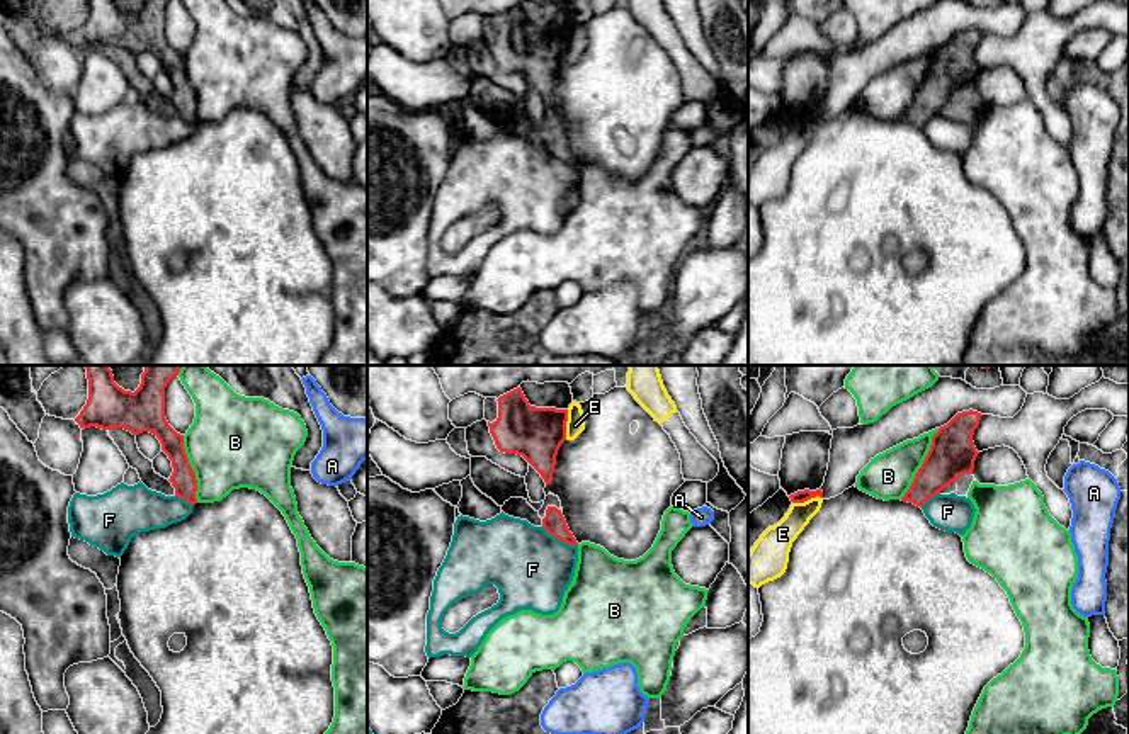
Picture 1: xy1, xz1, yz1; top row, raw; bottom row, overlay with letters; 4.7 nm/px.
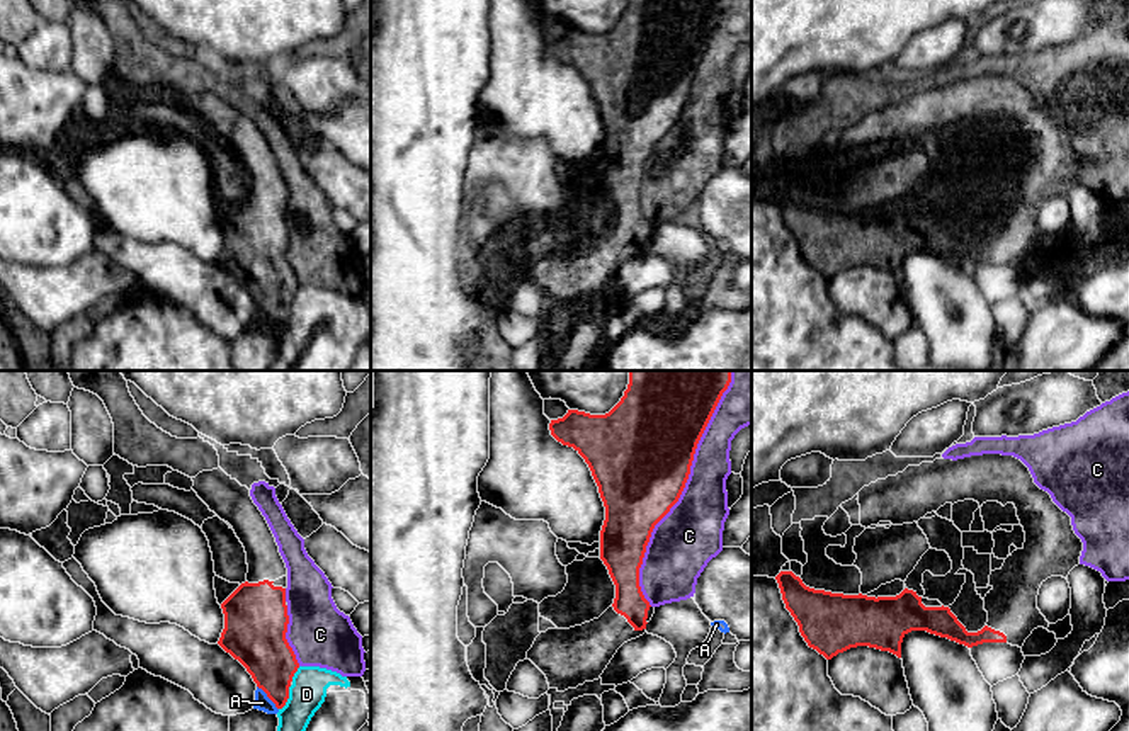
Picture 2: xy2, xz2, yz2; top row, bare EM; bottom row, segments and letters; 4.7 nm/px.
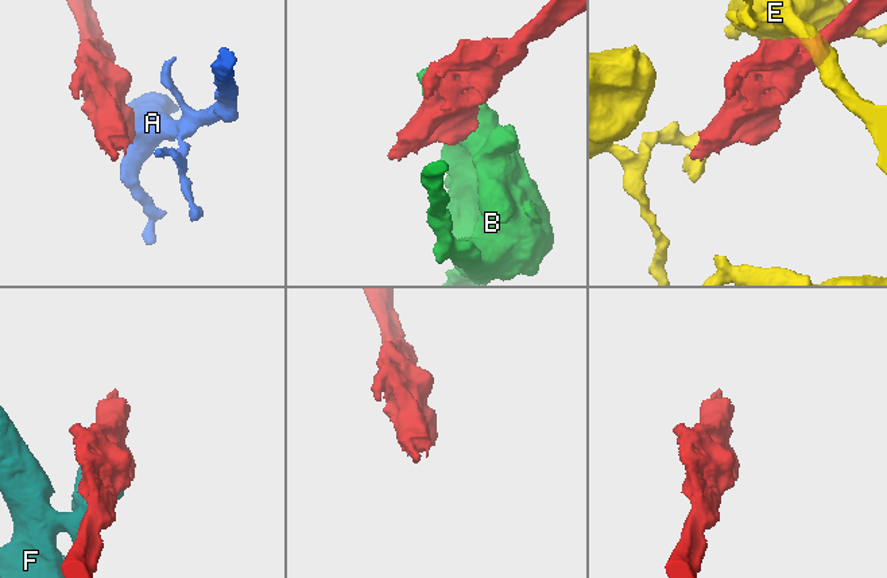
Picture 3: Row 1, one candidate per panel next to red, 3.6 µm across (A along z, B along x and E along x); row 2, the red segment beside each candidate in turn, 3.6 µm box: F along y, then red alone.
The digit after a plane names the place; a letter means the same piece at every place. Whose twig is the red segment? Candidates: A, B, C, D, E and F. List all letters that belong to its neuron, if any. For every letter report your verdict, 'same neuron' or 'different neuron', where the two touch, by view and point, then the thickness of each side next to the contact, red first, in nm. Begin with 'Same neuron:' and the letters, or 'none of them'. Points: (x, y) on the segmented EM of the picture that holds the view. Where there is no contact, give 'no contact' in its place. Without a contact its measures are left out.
Same neuron: none of them
A: different neuron | xy2 (267, 696) | 240/80 nm
B: different neuron | yz1 (922, 464) | 220/220 nm
C: different neuron | xz2 (684, 487) | 480/300 nm
D: different neuron | xy2 (288, 697) | 240/170 nm
E: different neuron | xz1 (565, 425) | 260/90 nm
F: different neuron | xz1 (560, 539) | 110/360 nm

